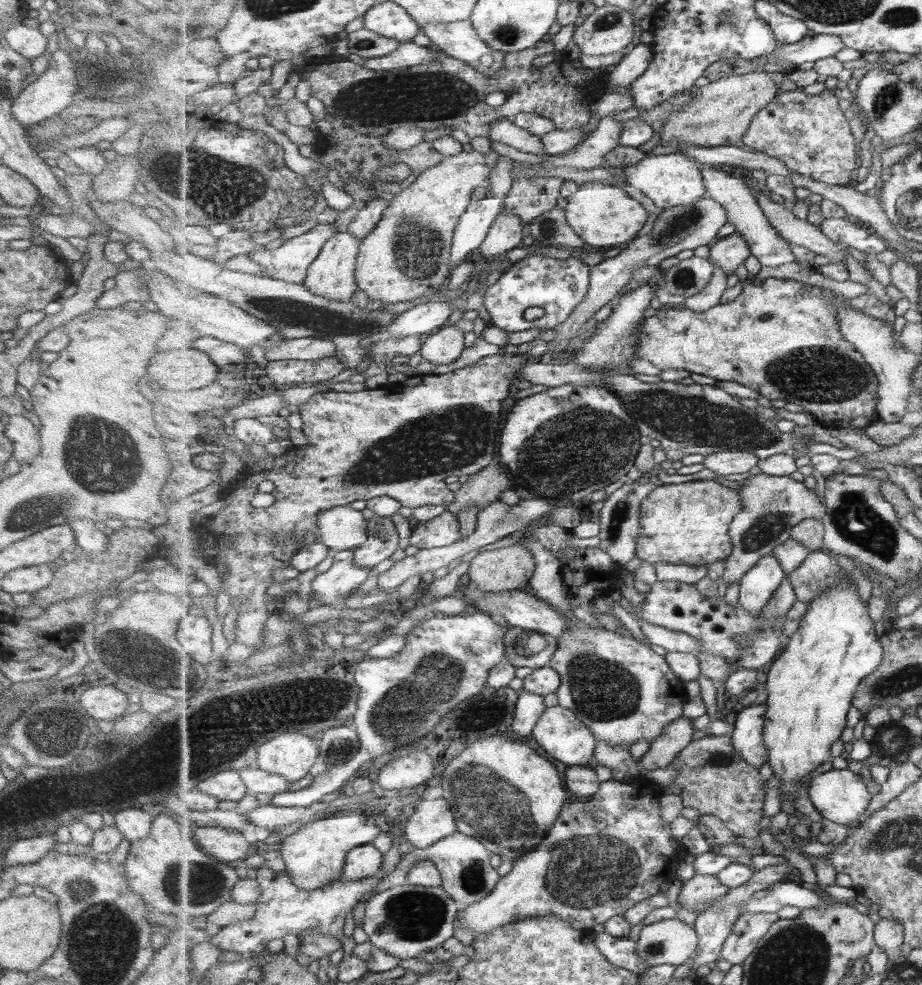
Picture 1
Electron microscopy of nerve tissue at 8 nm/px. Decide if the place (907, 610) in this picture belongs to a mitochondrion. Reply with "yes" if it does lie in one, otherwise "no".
no

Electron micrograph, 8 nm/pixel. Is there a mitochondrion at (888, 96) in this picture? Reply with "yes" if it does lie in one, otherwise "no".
yes

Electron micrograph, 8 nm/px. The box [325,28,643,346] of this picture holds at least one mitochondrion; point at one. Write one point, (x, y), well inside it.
(439, 96)

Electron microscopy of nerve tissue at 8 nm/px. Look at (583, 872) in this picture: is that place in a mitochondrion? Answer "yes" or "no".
yes

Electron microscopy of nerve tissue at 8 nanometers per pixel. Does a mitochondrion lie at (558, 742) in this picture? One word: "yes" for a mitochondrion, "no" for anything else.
no

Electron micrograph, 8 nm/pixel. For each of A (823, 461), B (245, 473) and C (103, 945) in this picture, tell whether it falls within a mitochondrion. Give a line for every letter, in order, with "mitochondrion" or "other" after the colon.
A: other
B: other
C: mitochondrion

